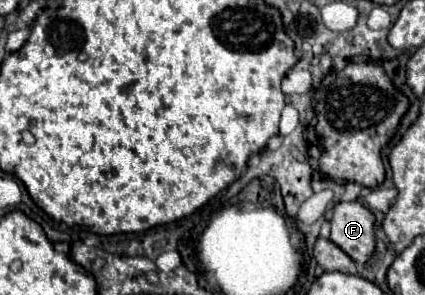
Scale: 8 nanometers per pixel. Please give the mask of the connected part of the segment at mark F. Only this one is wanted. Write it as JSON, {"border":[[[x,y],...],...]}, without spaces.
{"border":[[[358,201],[336,203],[330,219],[330,241],[336,243],[356,263],[366,263],[374,253],[374,215]]]}

